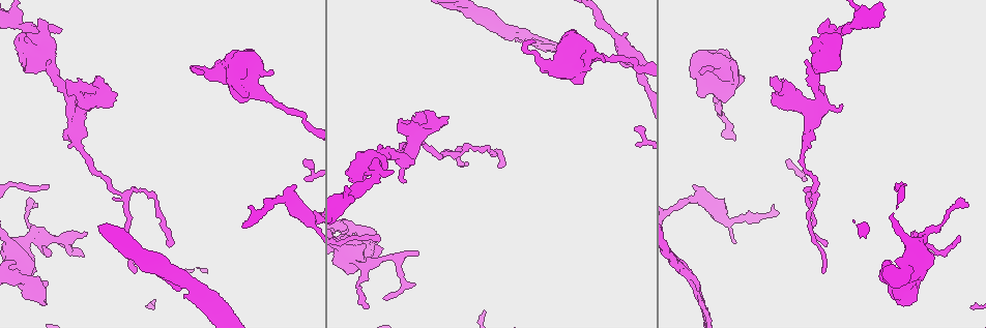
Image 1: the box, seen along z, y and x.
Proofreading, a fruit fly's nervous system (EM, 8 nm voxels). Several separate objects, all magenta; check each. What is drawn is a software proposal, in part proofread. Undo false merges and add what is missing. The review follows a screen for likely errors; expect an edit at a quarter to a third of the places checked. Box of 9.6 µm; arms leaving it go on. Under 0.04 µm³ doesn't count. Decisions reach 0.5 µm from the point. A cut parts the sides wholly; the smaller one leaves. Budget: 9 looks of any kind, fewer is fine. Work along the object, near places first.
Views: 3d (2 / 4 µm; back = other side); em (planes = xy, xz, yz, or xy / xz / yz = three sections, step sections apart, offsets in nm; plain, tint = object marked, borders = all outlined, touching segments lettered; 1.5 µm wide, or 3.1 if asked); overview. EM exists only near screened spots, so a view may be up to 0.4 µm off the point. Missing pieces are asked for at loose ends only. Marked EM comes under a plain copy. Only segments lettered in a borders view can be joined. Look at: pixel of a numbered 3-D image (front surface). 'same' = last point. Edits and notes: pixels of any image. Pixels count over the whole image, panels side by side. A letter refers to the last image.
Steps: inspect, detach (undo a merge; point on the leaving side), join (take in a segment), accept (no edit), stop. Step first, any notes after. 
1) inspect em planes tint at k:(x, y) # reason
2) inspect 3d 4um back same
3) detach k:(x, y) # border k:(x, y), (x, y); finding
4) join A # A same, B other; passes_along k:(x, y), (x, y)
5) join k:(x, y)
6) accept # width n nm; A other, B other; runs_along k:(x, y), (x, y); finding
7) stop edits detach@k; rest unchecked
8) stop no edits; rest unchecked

inspect 3d 4um at 1:(902, 290) # sharp bend

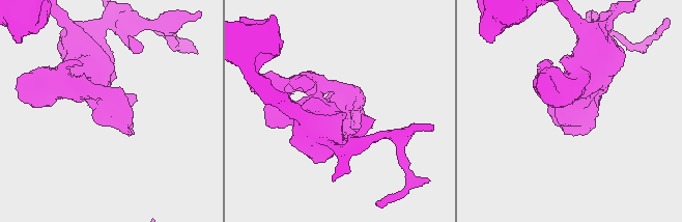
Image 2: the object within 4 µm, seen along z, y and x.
inspect em planes borders at 2:(344, 109) # shape alone is not enough

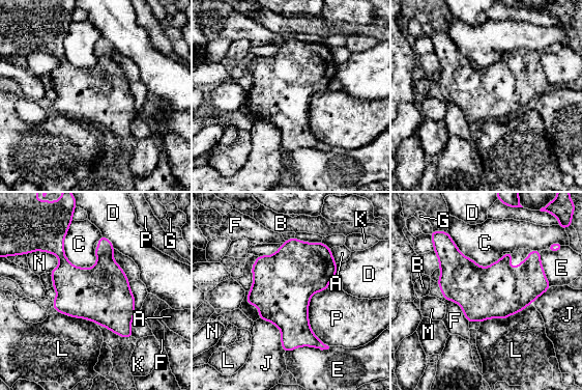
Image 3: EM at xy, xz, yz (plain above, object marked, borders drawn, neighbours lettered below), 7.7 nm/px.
accept # A other, B other, C other, D other, E other, F other, G other, J other, K other, L other, M other, N other, P other; border 3:(326, 288), (309, 325), (328, 346); one neuron here

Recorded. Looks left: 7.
inspect em planes borders at 1:(966, 205) # branch stops here

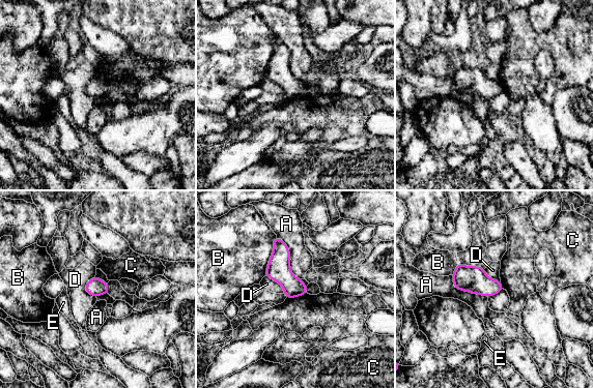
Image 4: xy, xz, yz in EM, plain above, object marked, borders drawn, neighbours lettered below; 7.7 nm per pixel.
accept # width 140 nm; A other, B other, C other, D other, E other; none of them fits

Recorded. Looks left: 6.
inspect 3d 4um at 1:(911, 235)

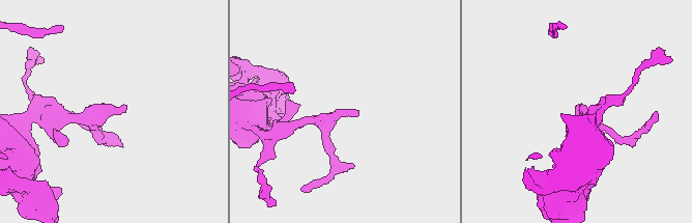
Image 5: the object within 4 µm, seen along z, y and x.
inspect em planes borders at 5:(126, 105)

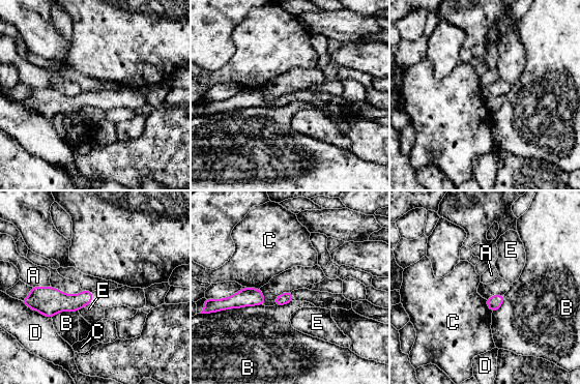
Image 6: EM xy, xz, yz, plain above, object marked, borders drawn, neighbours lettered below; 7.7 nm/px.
accept # A other, B other, C other, D other, E other; border 6:(262, 304), (229, 307), (220, 311); none of them fits

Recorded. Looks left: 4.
inspect em planes borders at 1:(693, 187) # stops while still wide

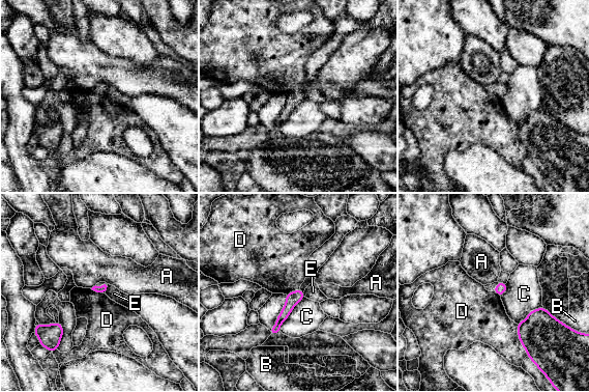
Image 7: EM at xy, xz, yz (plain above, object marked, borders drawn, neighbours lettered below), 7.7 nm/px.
accept # A other, B other, C other, D other, E other; runs_along 7:(301, 294), (289, 305), (272, 332); no lettered segment goes on from it

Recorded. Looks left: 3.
stop no edits; rest unchecked

